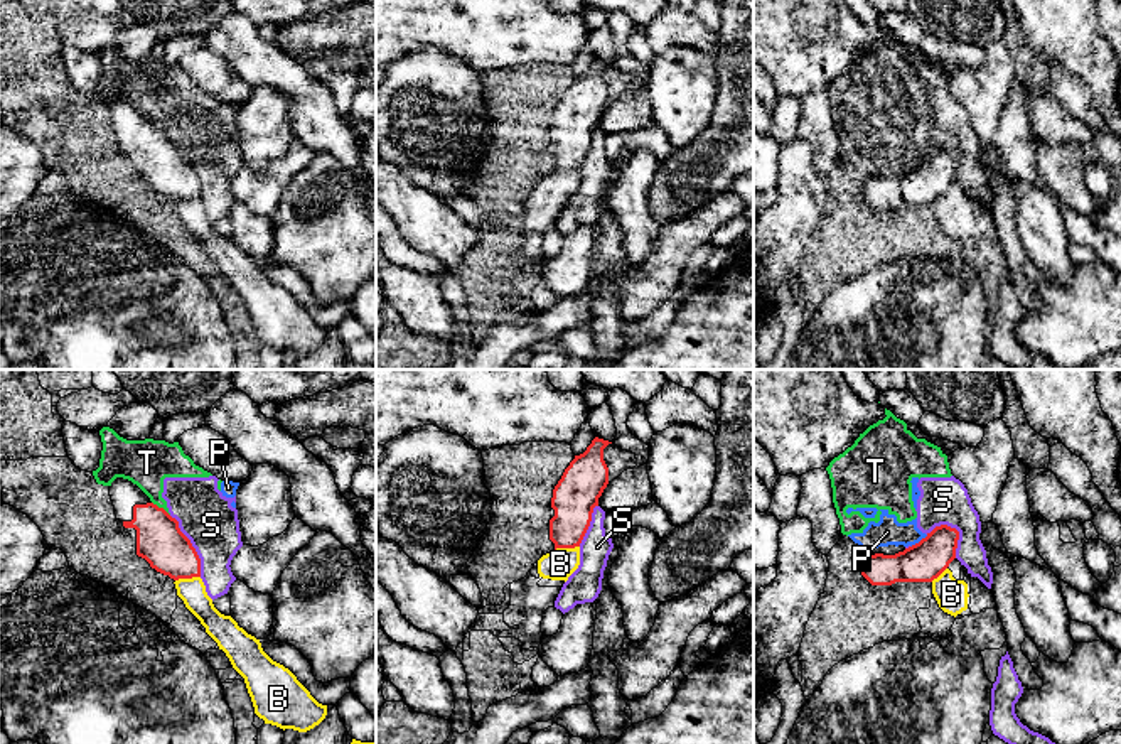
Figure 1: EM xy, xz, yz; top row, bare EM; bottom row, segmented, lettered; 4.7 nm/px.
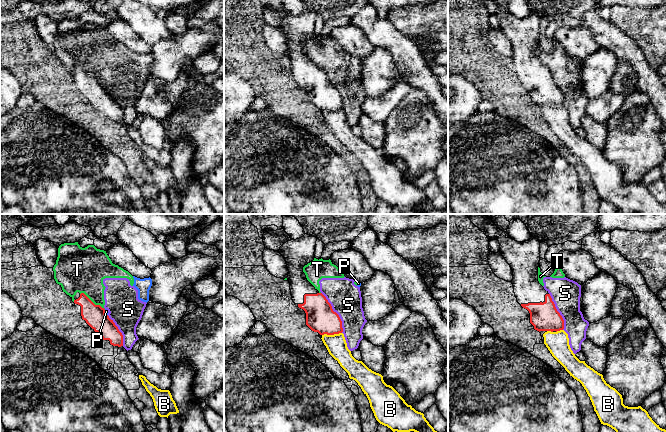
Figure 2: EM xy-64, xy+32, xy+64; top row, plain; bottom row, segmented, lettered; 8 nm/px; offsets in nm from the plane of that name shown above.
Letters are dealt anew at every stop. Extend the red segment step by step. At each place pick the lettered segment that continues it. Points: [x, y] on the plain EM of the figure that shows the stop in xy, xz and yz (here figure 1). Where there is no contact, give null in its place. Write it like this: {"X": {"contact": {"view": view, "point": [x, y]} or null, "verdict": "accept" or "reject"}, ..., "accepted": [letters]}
{"B": {"contact": {"view": "xy", "point": [187, 199]}, "verdict": "reject"}, "P": {"contact": {"view": "yz", "point": [921, 162]}, "verdict": "reject"}, "S": {"contact": {"view": "xy", "point": [191, 167]}, "verdict": "reject"}, "T": {"contact": {"view": "xy", "point": [160, 130]}, "verdict": "reject"}, "accepted": []}

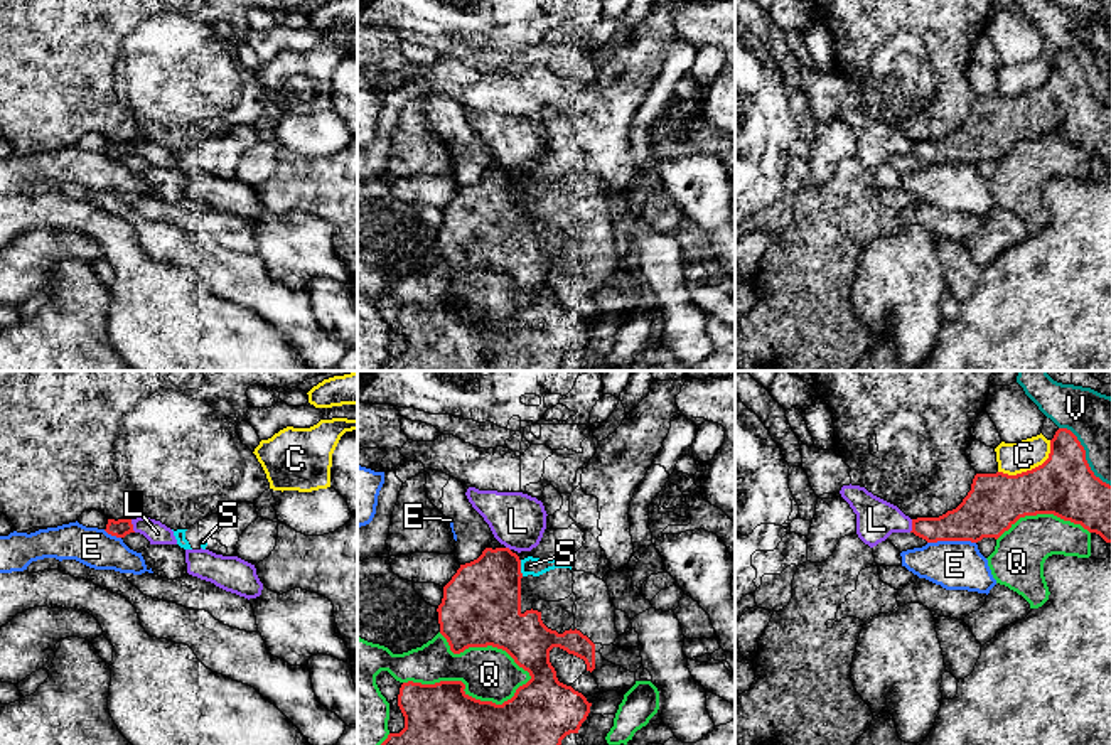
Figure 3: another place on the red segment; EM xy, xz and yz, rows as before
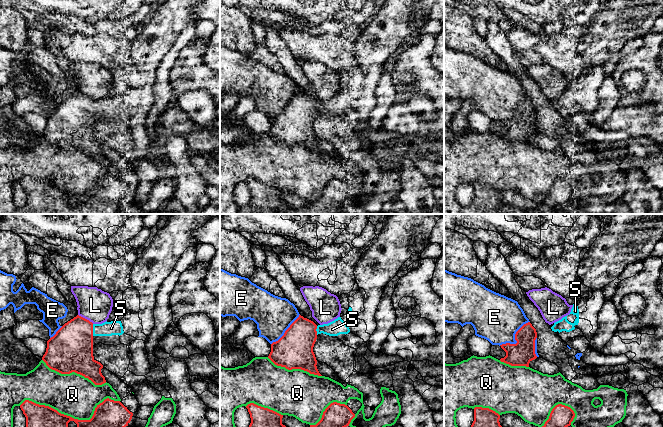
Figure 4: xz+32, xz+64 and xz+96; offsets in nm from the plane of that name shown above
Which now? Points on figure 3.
{"C": {"contact": {"view": "yz", "point": [1032, 91]}, "verdict": "reject"}, "E": {"contact": {"view": "yz", "point": [951, 162]}, "verdict": "reject"}, "L": {"contact": {"view": "xy", "point": [132, 149]}, "verdict": "reject"}, "Q": {"contact": {"view": "xz", "point": [464, 314]}, "verdict": "reject"}, "S": {"contact": {"view": "xz", "point": [520, 191]}, "verdict": "accept"}, "V": {"contact": {"view": "yz", "point": [1084, 78]}, "verdict": "reject"}, "accepted": ["S"]}

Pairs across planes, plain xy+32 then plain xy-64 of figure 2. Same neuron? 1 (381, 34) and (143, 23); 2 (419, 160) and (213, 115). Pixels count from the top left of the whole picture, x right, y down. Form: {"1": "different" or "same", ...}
{"1": "same", "2": "same"}

